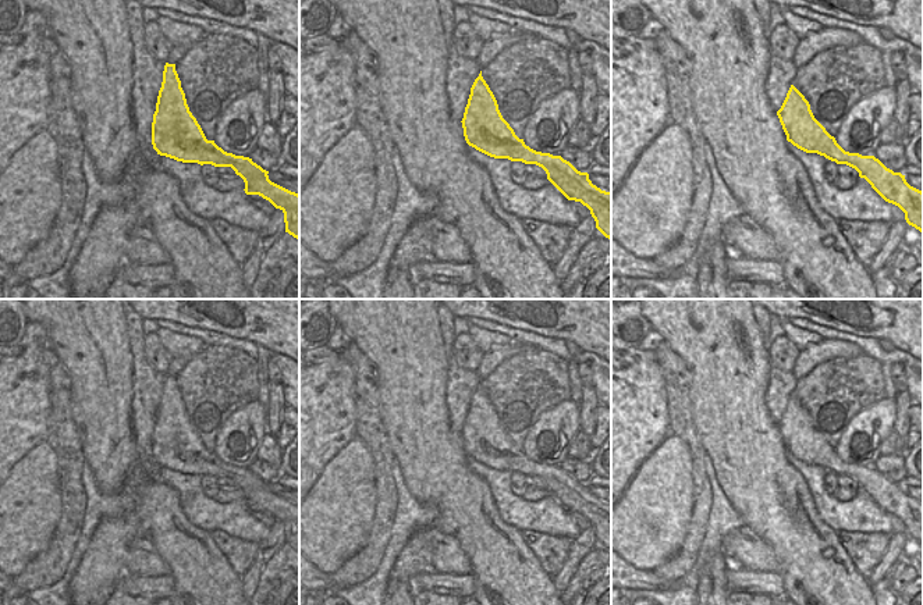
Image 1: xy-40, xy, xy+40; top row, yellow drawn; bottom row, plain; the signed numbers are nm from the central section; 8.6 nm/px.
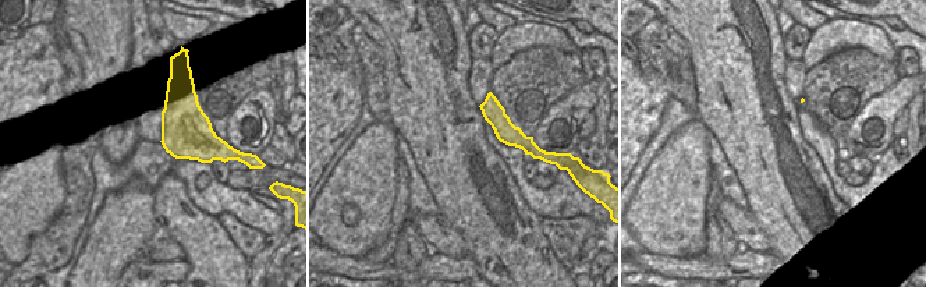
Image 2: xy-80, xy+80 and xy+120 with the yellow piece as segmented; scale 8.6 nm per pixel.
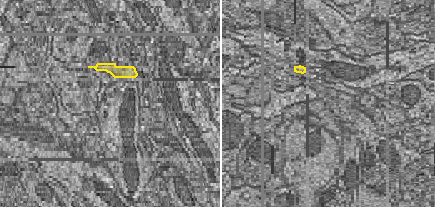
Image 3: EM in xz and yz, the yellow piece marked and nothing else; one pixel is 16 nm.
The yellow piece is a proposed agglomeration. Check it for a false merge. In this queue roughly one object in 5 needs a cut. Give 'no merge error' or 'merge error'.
no merge error

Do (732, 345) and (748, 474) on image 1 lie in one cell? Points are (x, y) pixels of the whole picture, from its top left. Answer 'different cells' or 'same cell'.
same cell

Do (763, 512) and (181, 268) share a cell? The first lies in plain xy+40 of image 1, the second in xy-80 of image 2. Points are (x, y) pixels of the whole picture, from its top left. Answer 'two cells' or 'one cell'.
two cells

